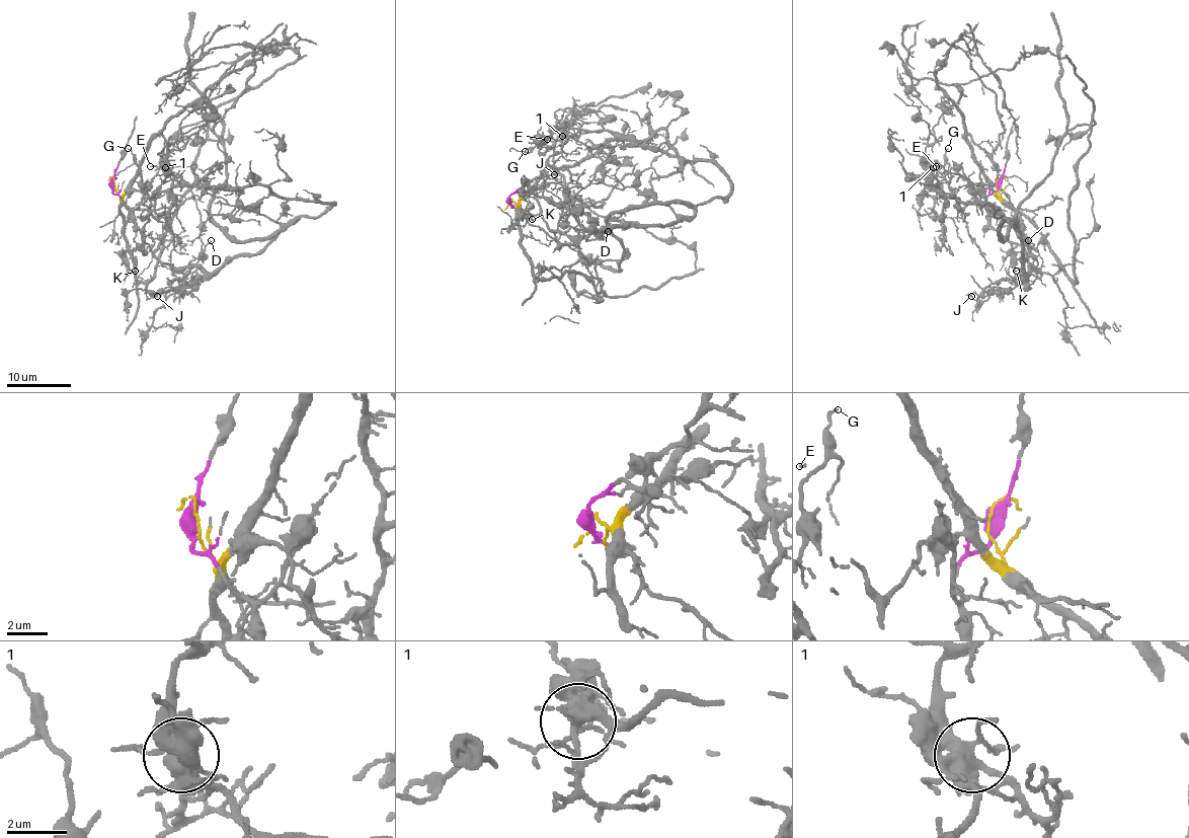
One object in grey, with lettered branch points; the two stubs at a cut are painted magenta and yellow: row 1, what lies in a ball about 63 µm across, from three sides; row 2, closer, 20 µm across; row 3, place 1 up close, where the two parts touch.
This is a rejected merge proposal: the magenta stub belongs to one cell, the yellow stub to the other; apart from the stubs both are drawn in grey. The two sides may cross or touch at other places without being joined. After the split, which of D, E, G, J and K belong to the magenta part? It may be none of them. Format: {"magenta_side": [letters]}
{"magenta_side": ["D", "E", "G", "J", "K"]}

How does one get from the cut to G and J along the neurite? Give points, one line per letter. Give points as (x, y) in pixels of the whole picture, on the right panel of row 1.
G: (998, 182), (987, 220), (1017, 242), (1026, 272), (1015, 225), (985, 204), (925, 191), (936, 196), (949, 149)
J: (998, 182), (985, 199), (987, 220), (1017, 242), (1036, 274), (1020, 274), (1002, 291), (987, 287), (971, 296)

